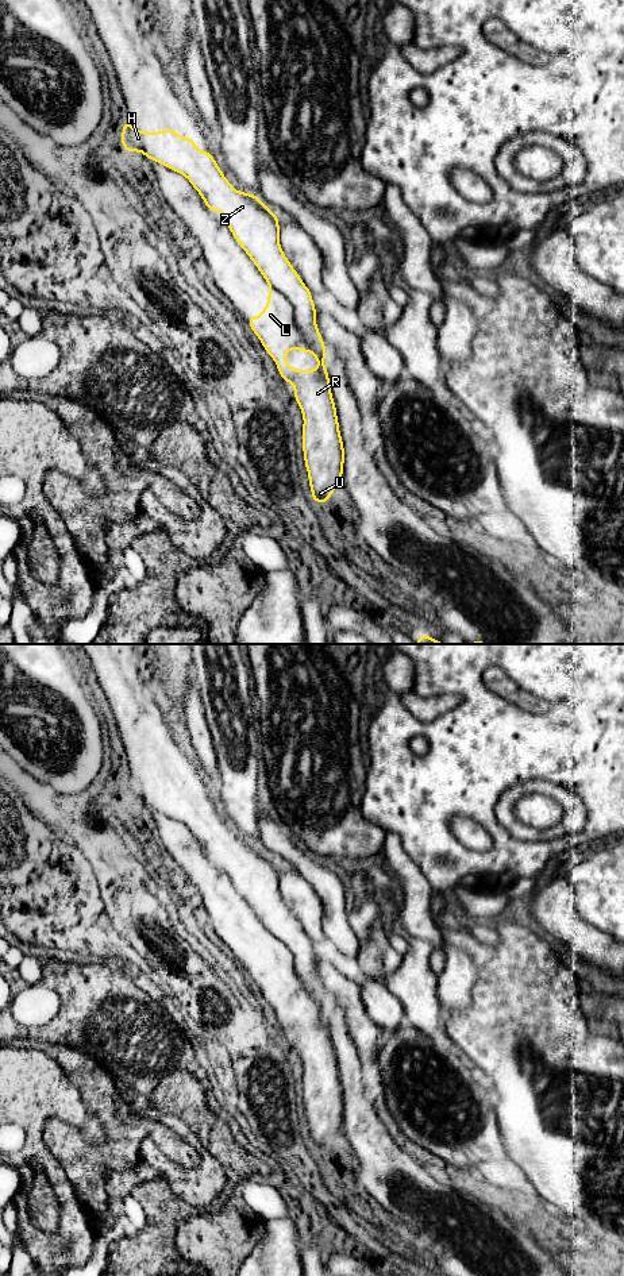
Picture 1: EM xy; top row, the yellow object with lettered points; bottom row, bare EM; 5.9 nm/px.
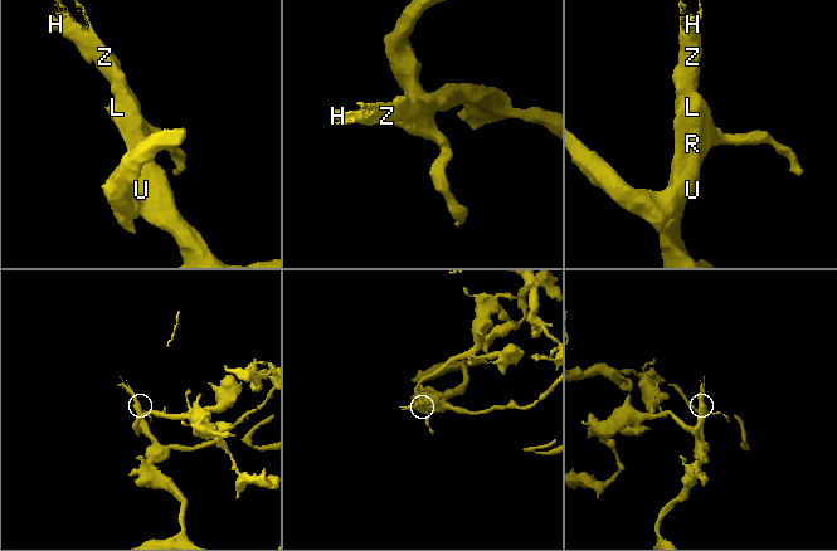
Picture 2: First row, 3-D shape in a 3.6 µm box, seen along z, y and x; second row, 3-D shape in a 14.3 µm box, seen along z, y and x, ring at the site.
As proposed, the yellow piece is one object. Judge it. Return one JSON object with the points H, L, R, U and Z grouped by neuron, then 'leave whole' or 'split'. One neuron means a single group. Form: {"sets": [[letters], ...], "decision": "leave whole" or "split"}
{"sets": [["H", "Z"], ["L", "R", "U"]], "decision": "split"}

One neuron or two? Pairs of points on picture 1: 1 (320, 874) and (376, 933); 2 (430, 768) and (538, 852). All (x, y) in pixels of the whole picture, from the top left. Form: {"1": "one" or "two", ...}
{"1": "two", "2": "one"}

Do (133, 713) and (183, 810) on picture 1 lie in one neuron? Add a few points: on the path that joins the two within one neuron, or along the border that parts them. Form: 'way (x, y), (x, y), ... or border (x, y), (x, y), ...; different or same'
way (146, 737), (156, 770), (172, 786); same

